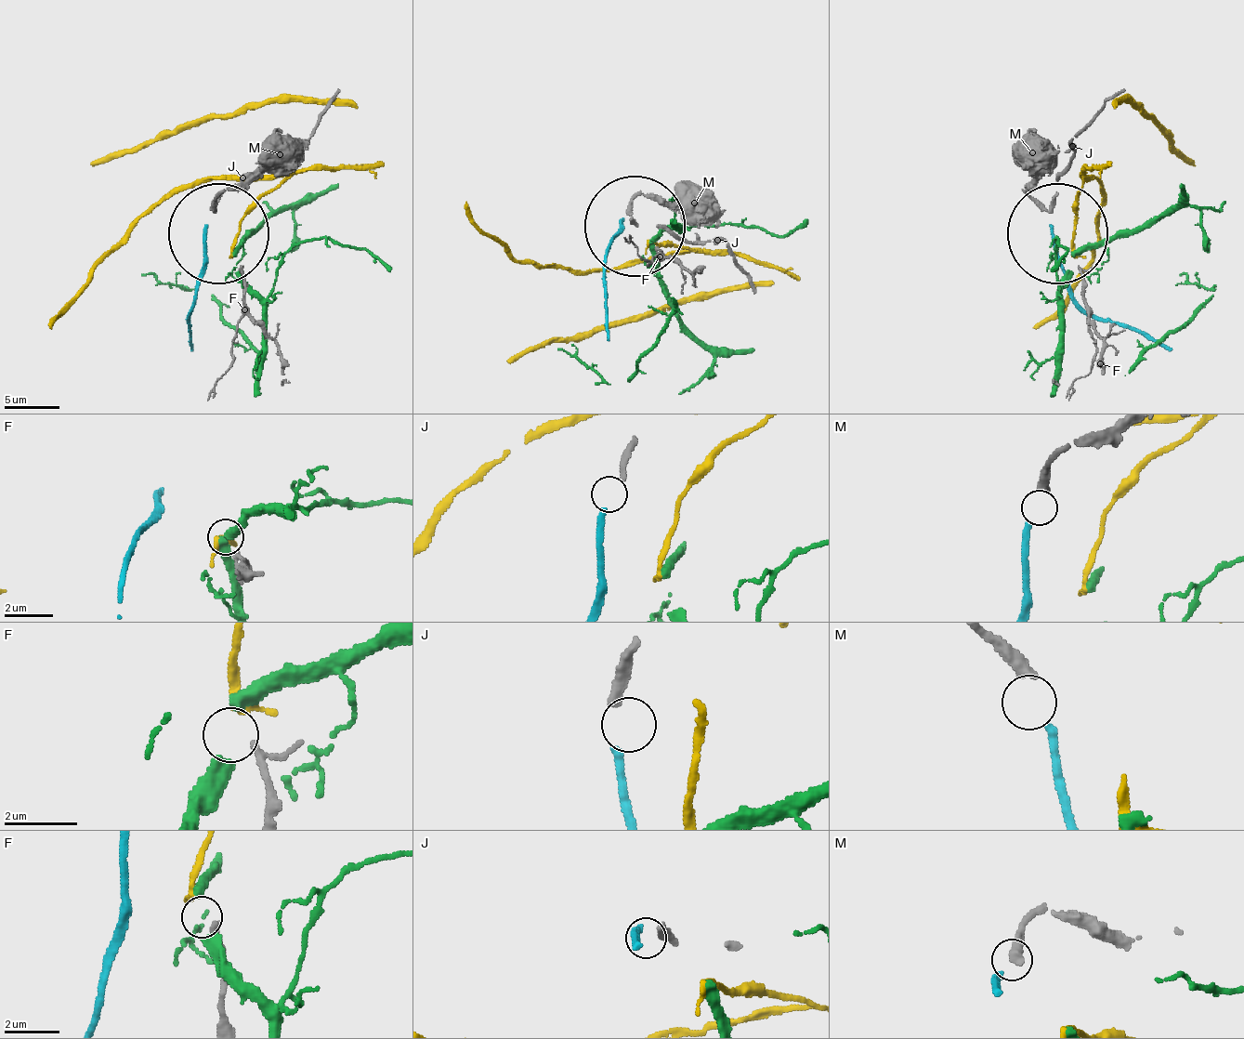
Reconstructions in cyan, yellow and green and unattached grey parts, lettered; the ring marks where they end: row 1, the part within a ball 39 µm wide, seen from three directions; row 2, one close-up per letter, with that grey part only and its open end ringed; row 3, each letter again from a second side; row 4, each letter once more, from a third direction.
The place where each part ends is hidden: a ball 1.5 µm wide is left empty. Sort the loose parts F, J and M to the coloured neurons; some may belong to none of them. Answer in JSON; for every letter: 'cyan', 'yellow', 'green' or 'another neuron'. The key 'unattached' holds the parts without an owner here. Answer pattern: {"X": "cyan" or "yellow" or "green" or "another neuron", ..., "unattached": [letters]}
{"F": "yellow", "J": "cyan", "M": "another neuron", "unattached": ["M"]}

